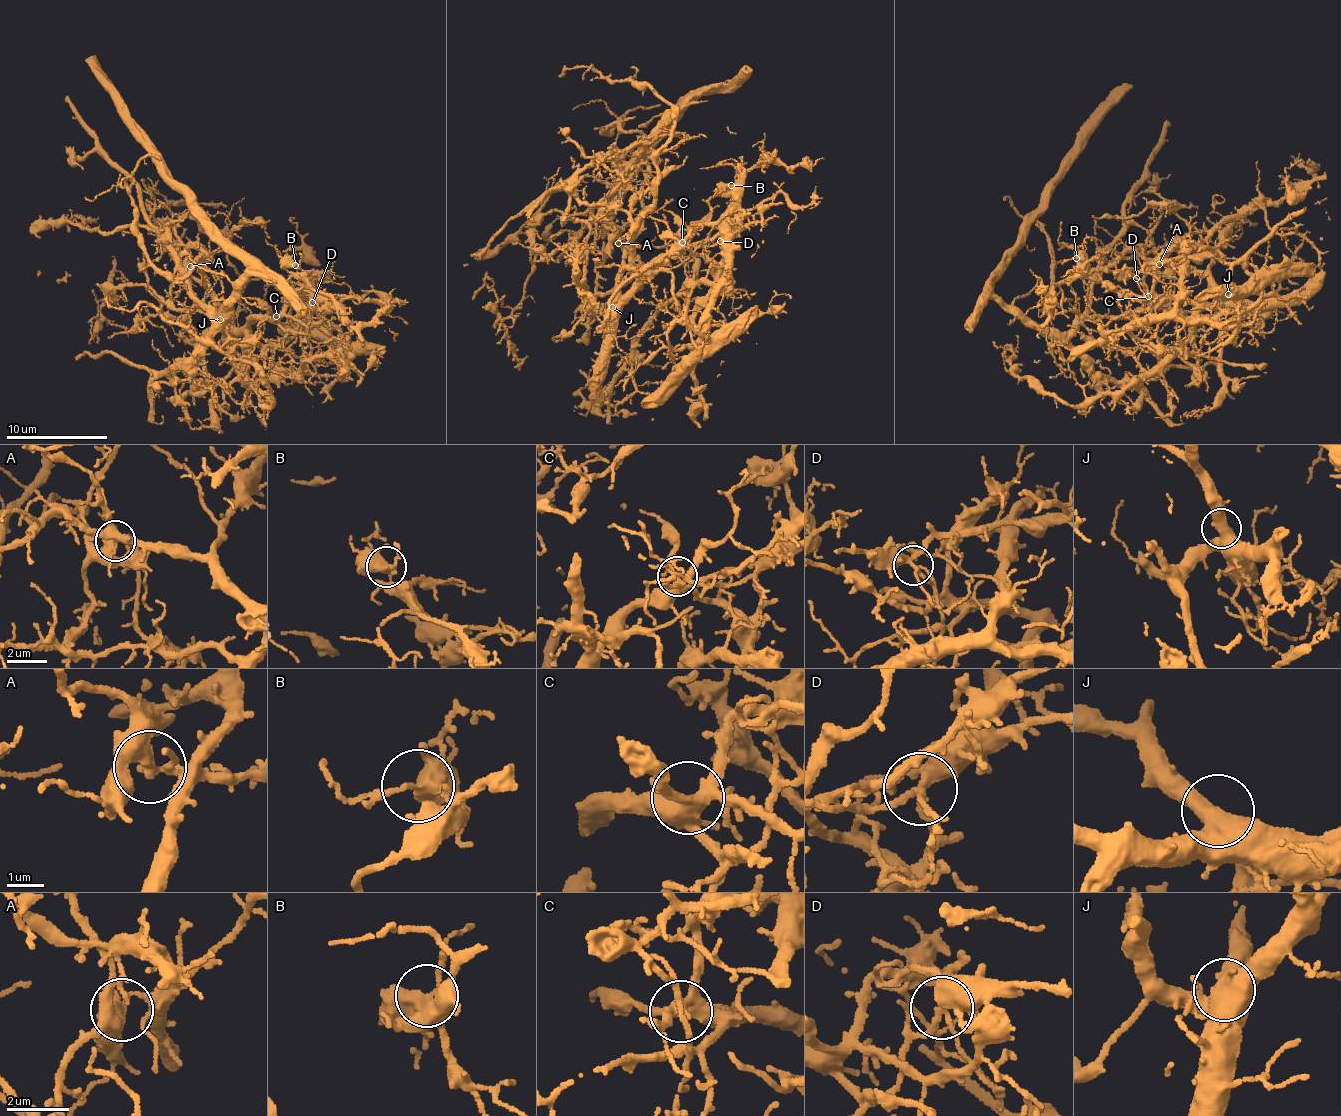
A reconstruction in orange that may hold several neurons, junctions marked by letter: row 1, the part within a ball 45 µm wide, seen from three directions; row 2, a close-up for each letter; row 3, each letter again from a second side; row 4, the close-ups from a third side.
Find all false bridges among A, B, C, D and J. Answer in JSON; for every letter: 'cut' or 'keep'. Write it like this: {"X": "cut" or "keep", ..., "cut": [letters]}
{"A": "cut", "B": "keep", "C": "keep", "D": "cut", "J": "keep", "cut": ["A", "D"]}

